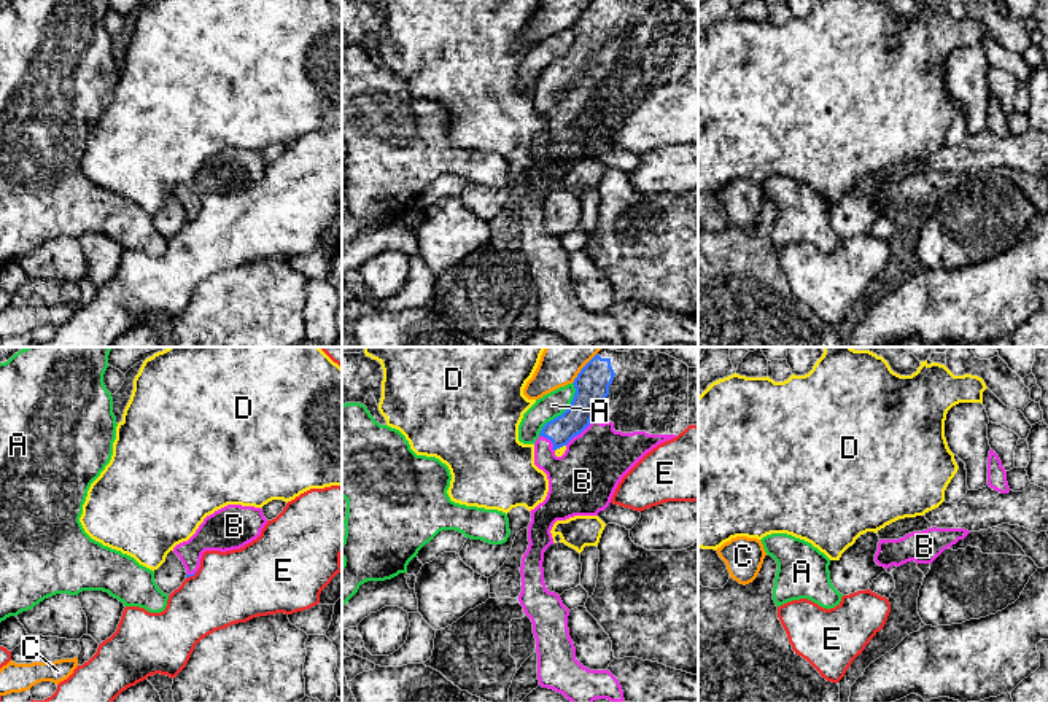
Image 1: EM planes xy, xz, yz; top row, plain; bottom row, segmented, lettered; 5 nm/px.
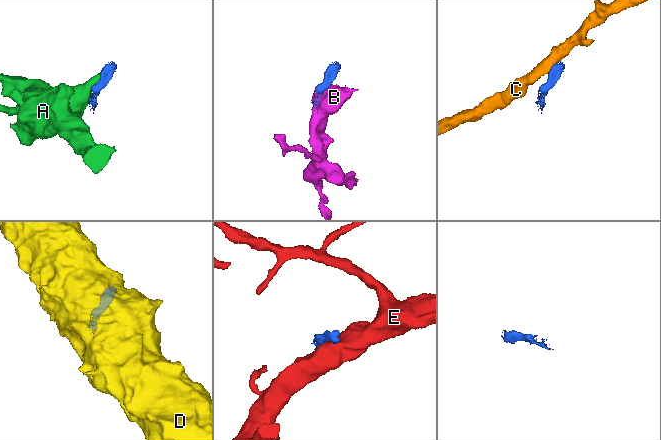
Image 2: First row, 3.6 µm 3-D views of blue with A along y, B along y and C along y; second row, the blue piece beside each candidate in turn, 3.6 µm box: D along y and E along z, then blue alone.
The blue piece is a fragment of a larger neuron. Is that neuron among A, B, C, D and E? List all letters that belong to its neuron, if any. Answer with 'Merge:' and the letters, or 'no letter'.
Merge: B

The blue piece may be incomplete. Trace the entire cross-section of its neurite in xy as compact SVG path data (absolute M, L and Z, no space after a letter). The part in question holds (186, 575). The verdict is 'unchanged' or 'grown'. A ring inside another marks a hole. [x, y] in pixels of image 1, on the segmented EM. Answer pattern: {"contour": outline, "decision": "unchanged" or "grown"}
{"contour": "M227 505L207 516L196 533L173 548L186 568L186 578L194 576L205 551L240 549L261 535L267 524L261 508Z", "decision": "grown"}

